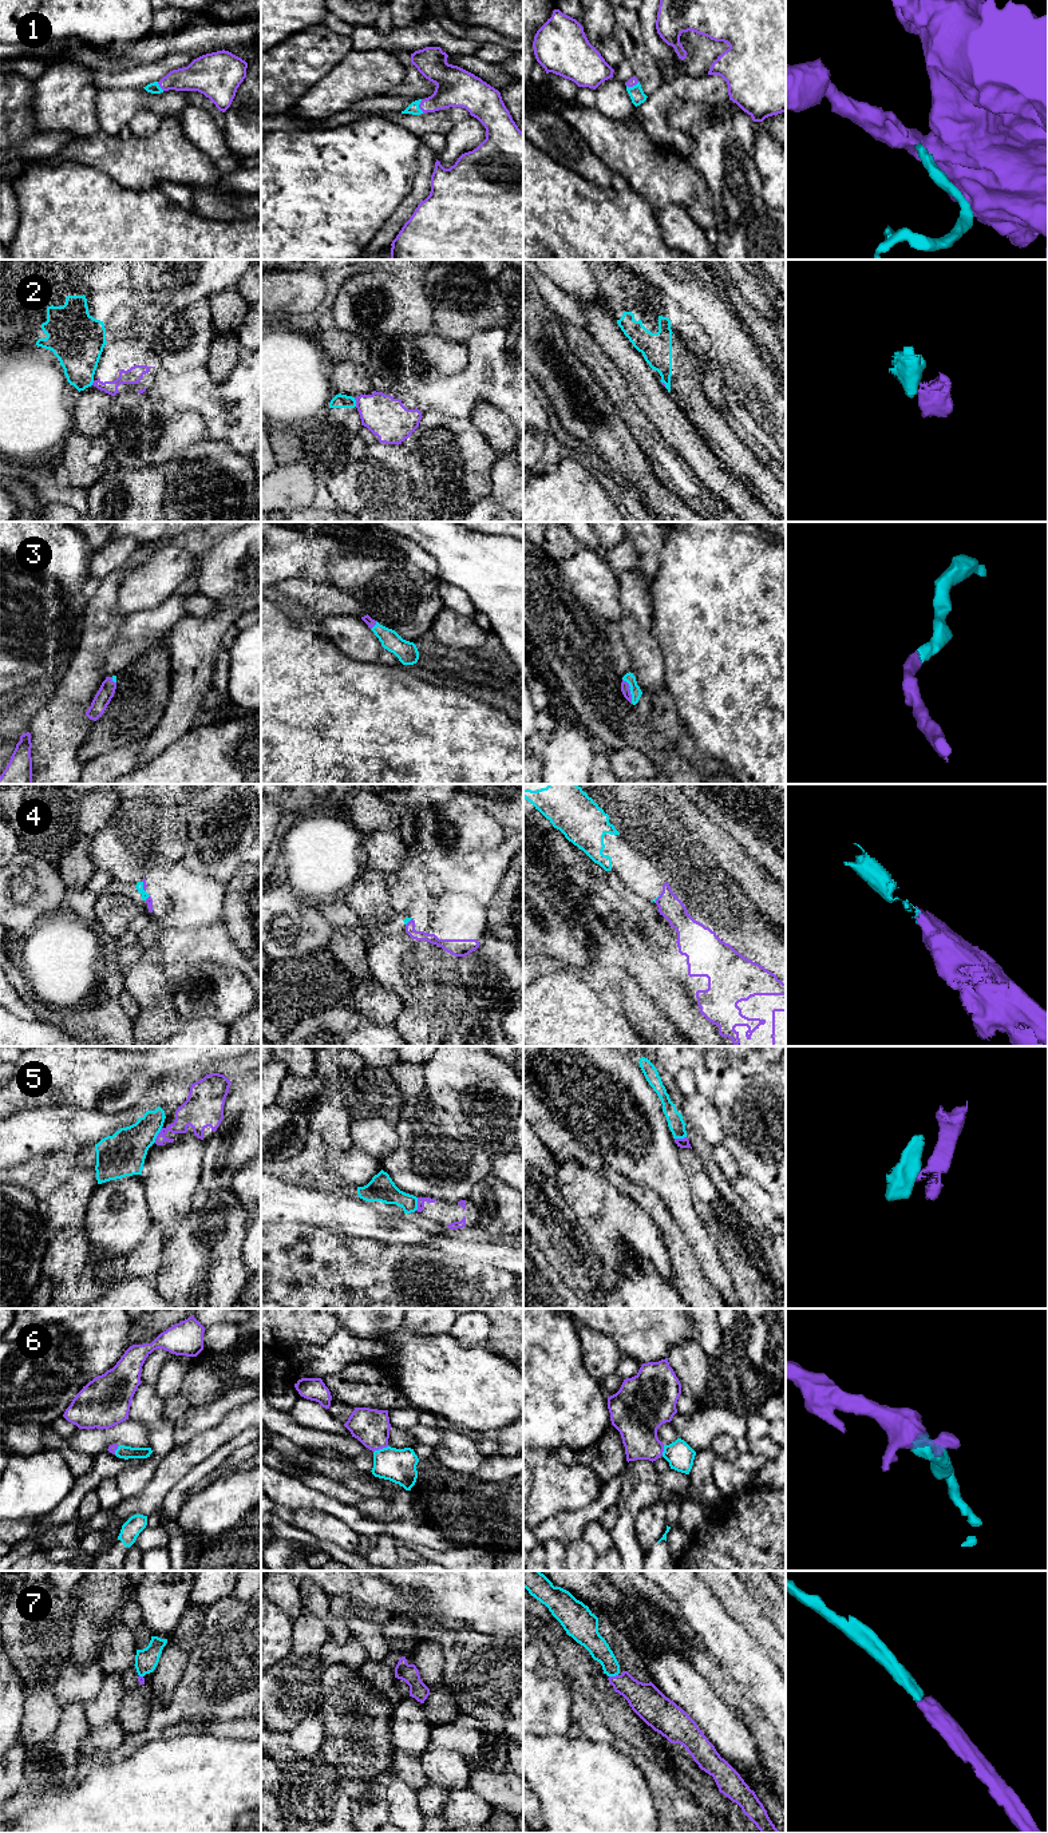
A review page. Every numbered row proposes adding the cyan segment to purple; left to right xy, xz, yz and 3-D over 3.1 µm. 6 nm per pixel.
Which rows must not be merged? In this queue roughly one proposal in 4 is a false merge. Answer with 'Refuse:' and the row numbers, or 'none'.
Refuse: 2, 5

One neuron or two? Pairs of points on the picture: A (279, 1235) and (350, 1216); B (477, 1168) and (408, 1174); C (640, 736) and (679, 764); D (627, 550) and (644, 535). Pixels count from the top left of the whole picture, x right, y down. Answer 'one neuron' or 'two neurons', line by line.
A: two neurons
B: one neuron
C: one neuron
D: two neurons

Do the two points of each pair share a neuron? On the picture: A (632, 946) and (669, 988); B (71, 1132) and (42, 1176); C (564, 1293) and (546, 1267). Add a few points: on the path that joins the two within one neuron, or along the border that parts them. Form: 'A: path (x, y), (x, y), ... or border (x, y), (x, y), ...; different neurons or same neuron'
A: path (639, 957), (659, 978); same neuron
B: border (71, 1153), (44, 1153), (27, 1162); different neurons
C: path (558, 1286), (549, 1274); same neuron

